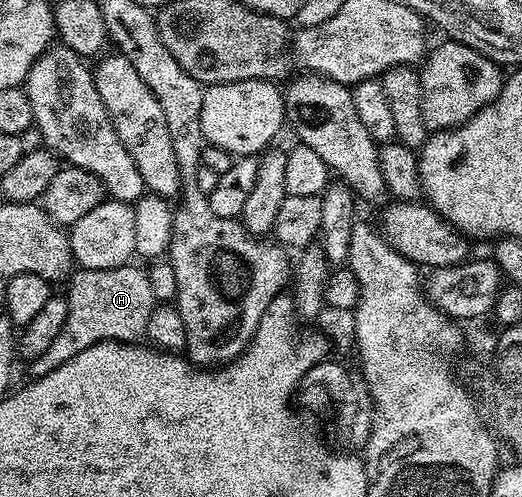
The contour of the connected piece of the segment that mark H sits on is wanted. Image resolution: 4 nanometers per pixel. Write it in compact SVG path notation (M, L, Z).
M136 266L118 269L81 267L71 272L67 280L68 291L66 290L66 325L62 325L62 333L58 333L58 338L51 343L50 349L46 349L42 357L31 360L33 376L39 377L58 369L58 365L66 365L70 357L78 357L78 353L82 353L82 349L90 349L90 345L106 341L134 343L145 338L150 313L158 304L150 289L147 270L143 266Z

